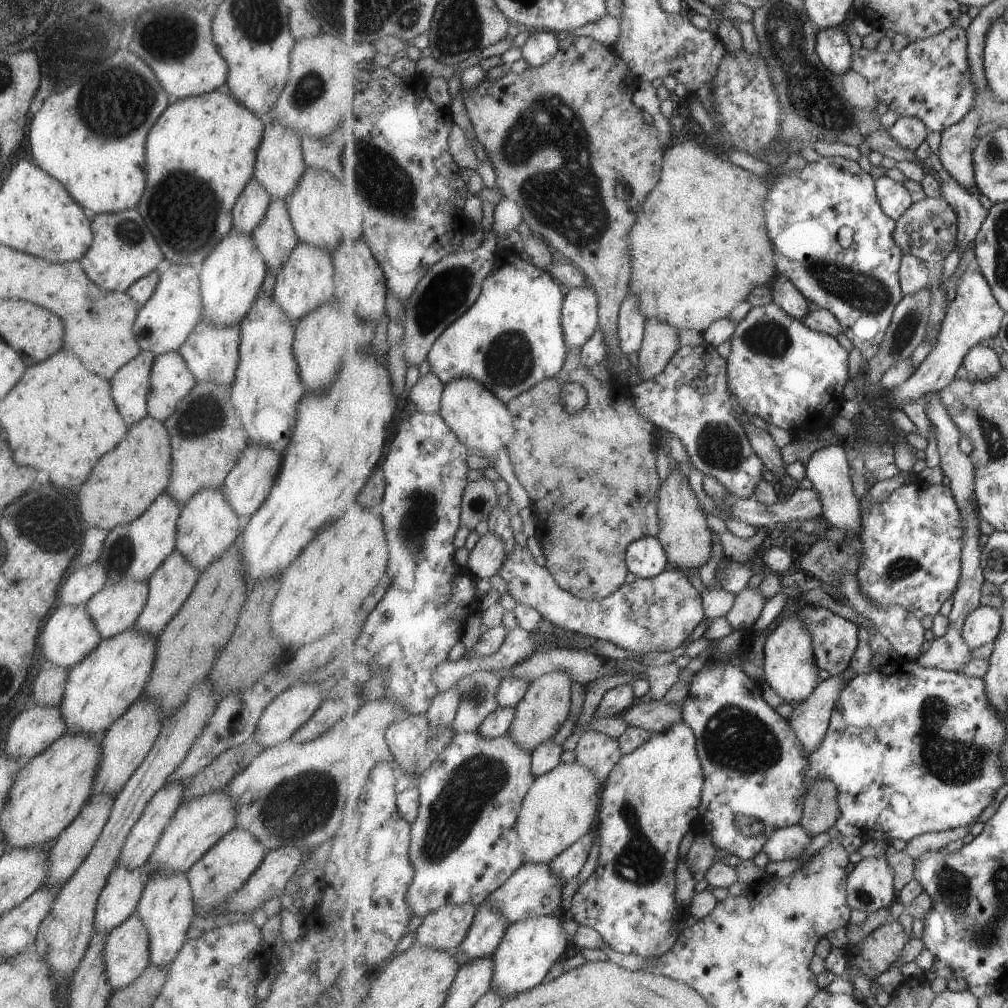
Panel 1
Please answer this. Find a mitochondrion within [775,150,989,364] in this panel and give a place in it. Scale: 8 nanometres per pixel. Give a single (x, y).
(862, 292)

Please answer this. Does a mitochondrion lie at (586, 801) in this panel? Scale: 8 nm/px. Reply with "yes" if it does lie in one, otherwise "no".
no

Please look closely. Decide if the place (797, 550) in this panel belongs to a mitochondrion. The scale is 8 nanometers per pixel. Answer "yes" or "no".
no

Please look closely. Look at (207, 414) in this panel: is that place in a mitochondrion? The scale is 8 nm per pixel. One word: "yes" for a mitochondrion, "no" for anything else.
yes

